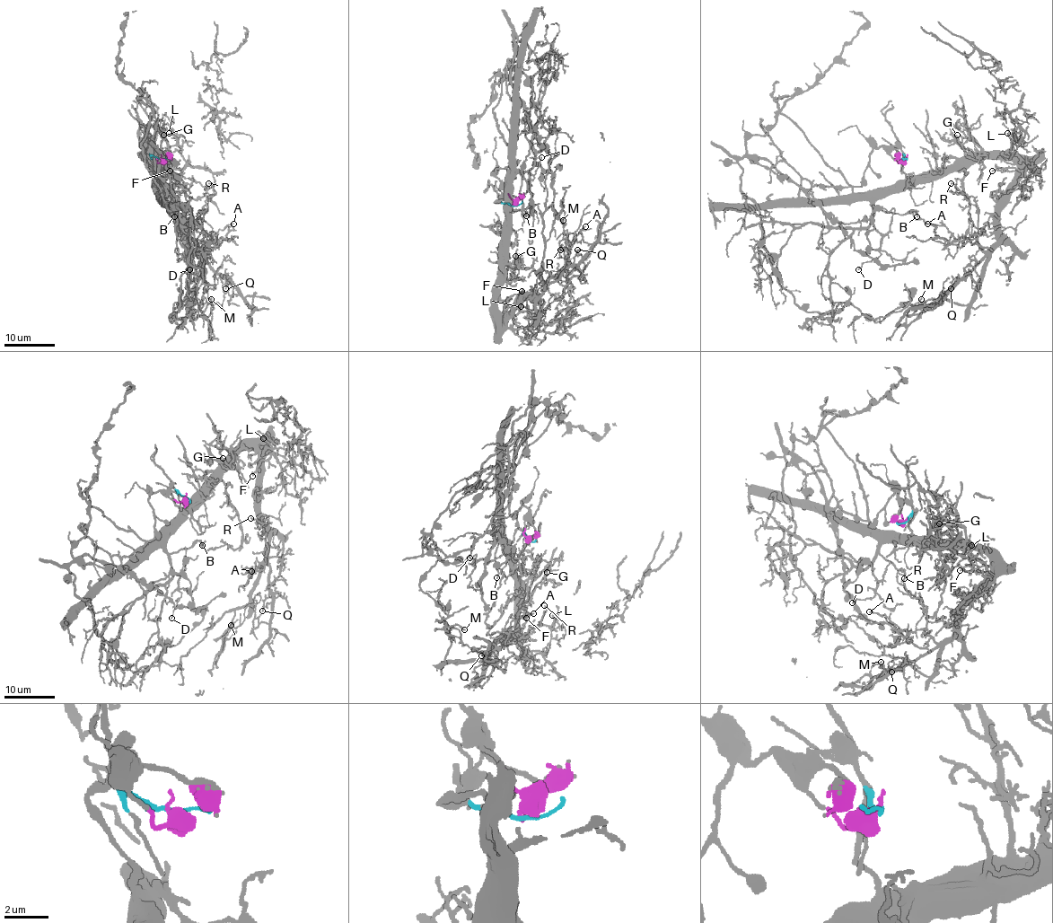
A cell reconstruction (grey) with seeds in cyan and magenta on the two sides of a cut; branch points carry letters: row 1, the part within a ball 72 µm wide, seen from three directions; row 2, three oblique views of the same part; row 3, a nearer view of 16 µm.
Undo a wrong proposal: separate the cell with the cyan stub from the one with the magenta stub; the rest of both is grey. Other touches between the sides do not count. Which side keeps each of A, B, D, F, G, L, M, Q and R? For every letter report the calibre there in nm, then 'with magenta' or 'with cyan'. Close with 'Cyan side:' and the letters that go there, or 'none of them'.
A: 140 nm | with cyan
B: 180 nm | with cyan
D: 140 nm | with cyan
F: 180 nm | with cyan
G: 110 nm | with cyan
L: 140 nm | with cyan
M: 80 nm | with cyan
Q: 140 nm | with cyan
R: 140 nm | with cyan
Cyan side: A, B, D, F, G, L, M, Q, R

